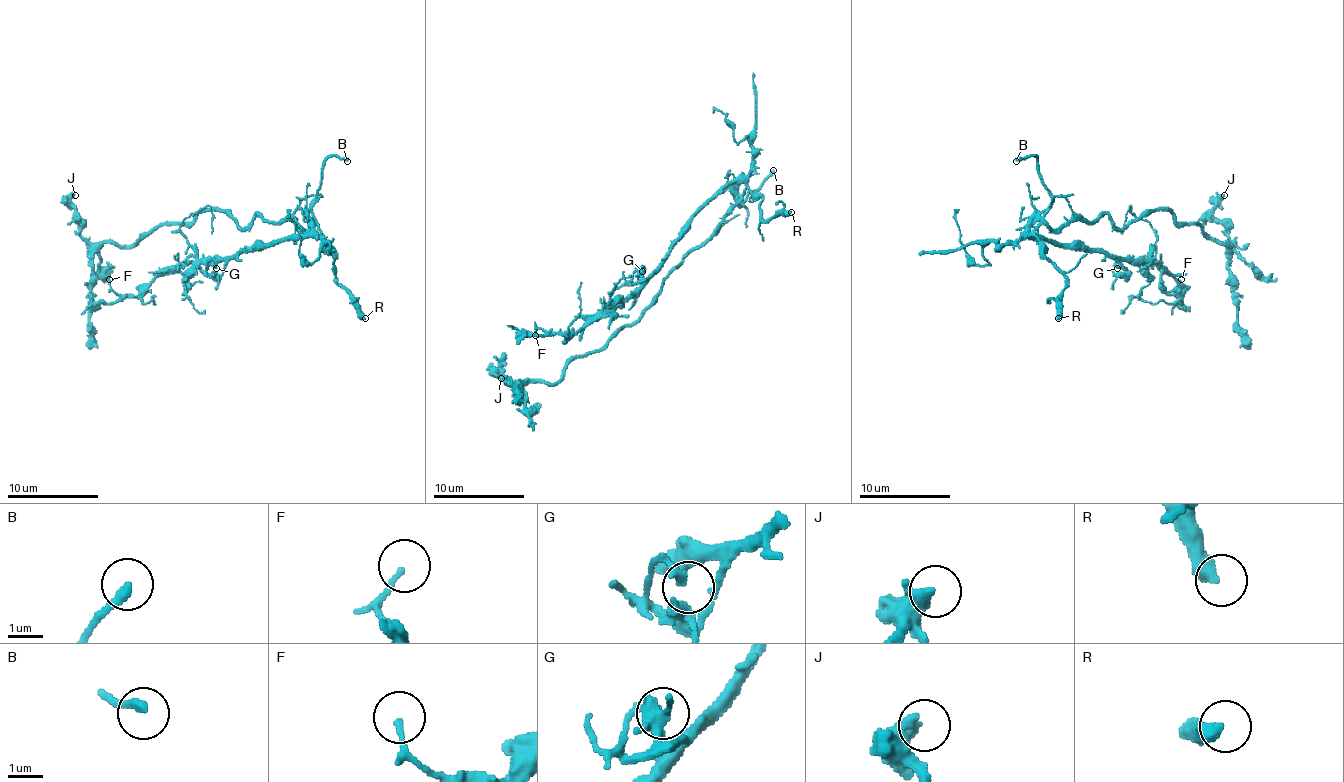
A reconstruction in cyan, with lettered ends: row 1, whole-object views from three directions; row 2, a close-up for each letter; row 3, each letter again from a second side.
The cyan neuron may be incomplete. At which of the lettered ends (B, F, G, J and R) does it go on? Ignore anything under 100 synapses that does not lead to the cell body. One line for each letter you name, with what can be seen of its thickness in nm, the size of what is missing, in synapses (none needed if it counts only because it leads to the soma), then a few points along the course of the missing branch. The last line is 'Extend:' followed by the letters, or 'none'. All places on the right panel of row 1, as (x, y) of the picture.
B: Thickness 280 nm. Course of what is missing: (1016, 161), (991, 222), (1032, 257), (1051, 261), (1083, 257), (1121, 234), (1135, 250), (1163, 252), (1158, 250)
Extend: B

